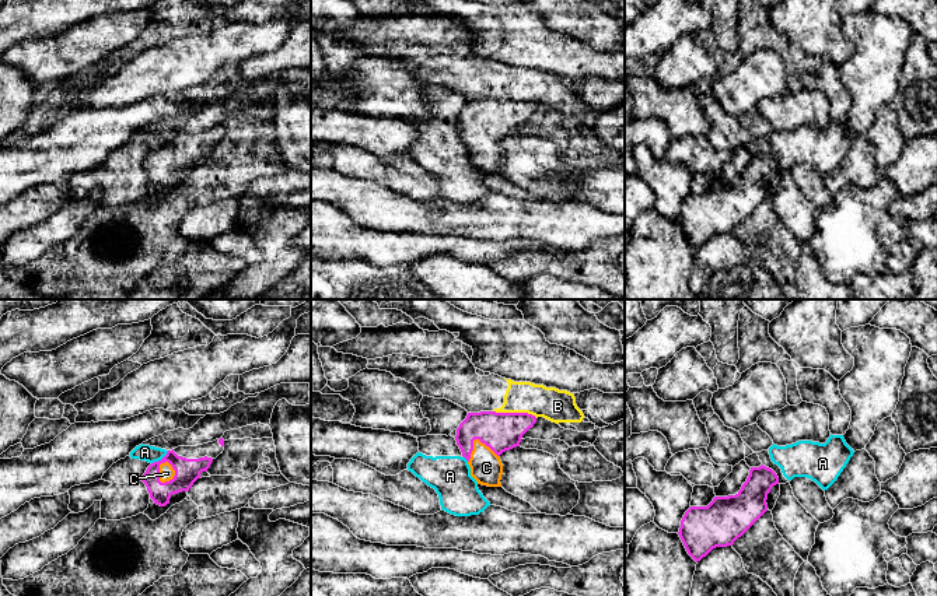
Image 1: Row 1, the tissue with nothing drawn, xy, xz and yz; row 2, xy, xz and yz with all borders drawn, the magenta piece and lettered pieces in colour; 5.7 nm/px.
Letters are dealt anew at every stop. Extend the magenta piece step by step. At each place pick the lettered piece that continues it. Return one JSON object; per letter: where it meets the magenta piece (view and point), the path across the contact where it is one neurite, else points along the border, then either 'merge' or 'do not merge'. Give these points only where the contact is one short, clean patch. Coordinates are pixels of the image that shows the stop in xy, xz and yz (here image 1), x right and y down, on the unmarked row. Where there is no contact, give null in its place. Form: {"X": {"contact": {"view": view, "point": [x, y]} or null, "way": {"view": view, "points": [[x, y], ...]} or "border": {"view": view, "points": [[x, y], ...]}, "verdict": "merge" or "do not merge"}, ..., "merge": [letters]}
{"A": {"contact": {"view": "xy", "point": [161, 146]}, "border": {"view": "xy", "points": [[168, 137], [151, 150]]}, "verdict": "do not merge"}, "B": {"contact": {"view": "xz", "point": [516, 100]}, "border": {"view": "xz", "points": [[493, 97], [527, 98], [537, 104]]}, "verdict": "do not merge"}, "C": {"contact": {"view": "xy", "point": [158, 157]}, "way": {"view": "xy", "points": [[186, 157], [167, 148], [158, 157], [167, 160]]}, "verdict": "merge"}, "merge": ["C"]}

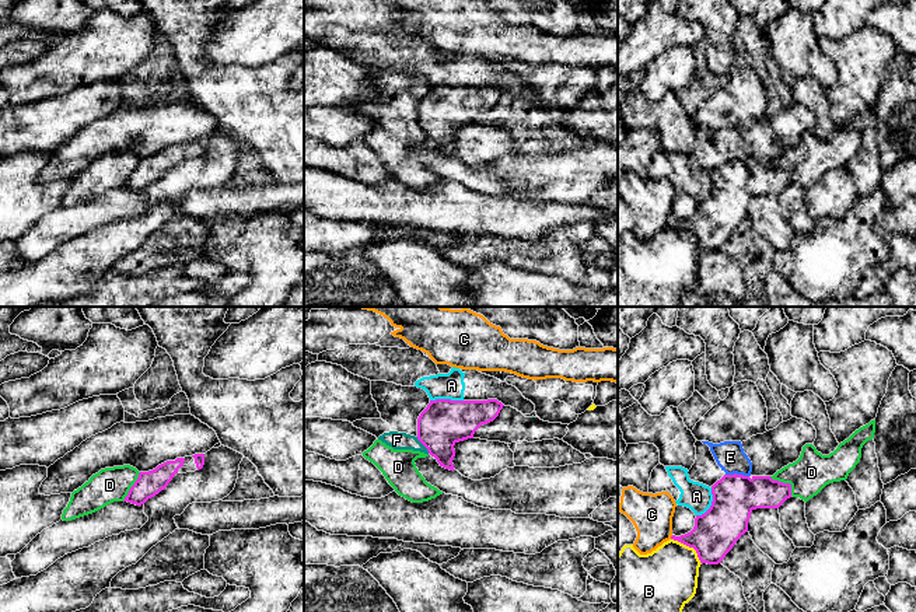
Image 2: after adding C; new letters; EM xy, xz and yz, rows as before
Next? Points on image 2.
{"A": {"contact": {"view": "yz", "point": [712, 191]}, "border": {"view": "yz", "points": [[712, 174], [712, 191], [696, 202]]}, "verdict": "do not merge"}, "B": {"contact": {"view": "yz", "point": [689, 233]}, "verdict": "do not merge"}, "C": {"contact": {"view": "yz", "point": [671, 223]}, "verdict": "do not merge"}, "D": {"contact": {"view": "yz", "point": [785, 170]}, "border": {"view": "yz", "points": [[769, 163], [787, 168], [792, 181]]}, "verdict": "do not merge"}, "E": {"contact": {"view": "yz", "point": [736, 160]}, "border": {"view": "yz", "points": [[726, 160], [748, 163]]}, "verdict": "do not merge"}, "F": {"contact": {"view": "xz", "point": [423, 130]}, "border": {"view": "xz", "points": [[416, 123], [429, 139]]}, "verdict": "do not merge"}, "merge": []}

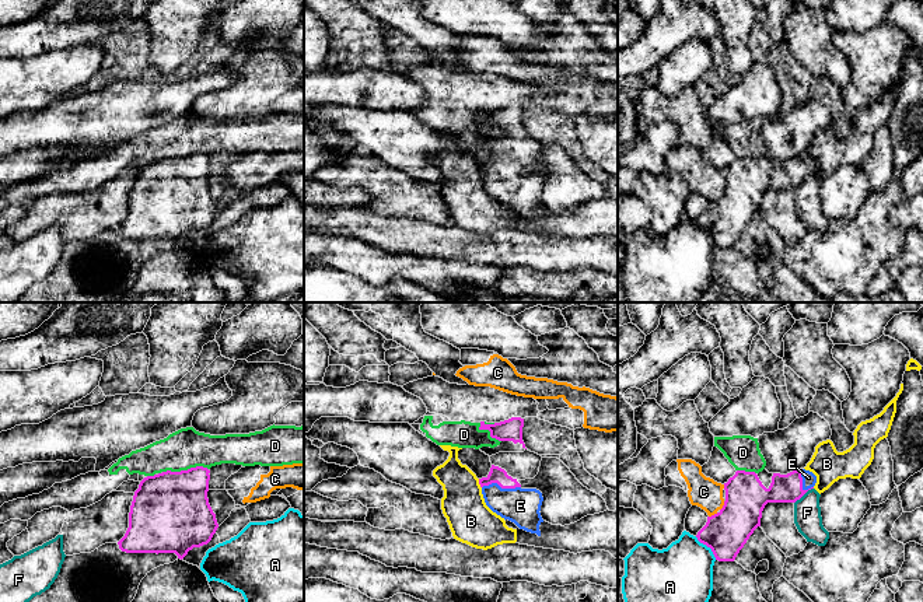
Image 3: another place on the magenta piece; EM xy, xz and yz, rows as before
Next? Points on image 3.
{"A": {"contact": {"view": "yz", "point": [708, 233]}, "verdict": "do not merge"}, "B": {"contact": {"view": "xz", "point": [479, 170]}, "border": {"view": "xz", "points": [[478, 165], [481, 174]]}, "verdict": "do not merge"}, "C": {"contact": {"view": "yz", "point": [723, 192]}, "border": {"view": "yz", "points": [[724, 188], [720, 196]]}, "verdict": "do not merge"}, "D": {"contact": {"view": "xy", "point": [185, 157]}, "border": {"view": "xy", "points": [[207, 154], [191, 153], [163, 158]]}, "verdict": "do not merge"}, "E": {"contact": {"view": "xz", "point": [500, 172]}, "verdict": "merge"}, "F": {"contact": {"view": "yz", "point": [803, 181]}, "border": {"view": "yz", "points": [[813, 174], [794, 189]]}, "verdict": "do not merge"}, "merge": ["E"]}

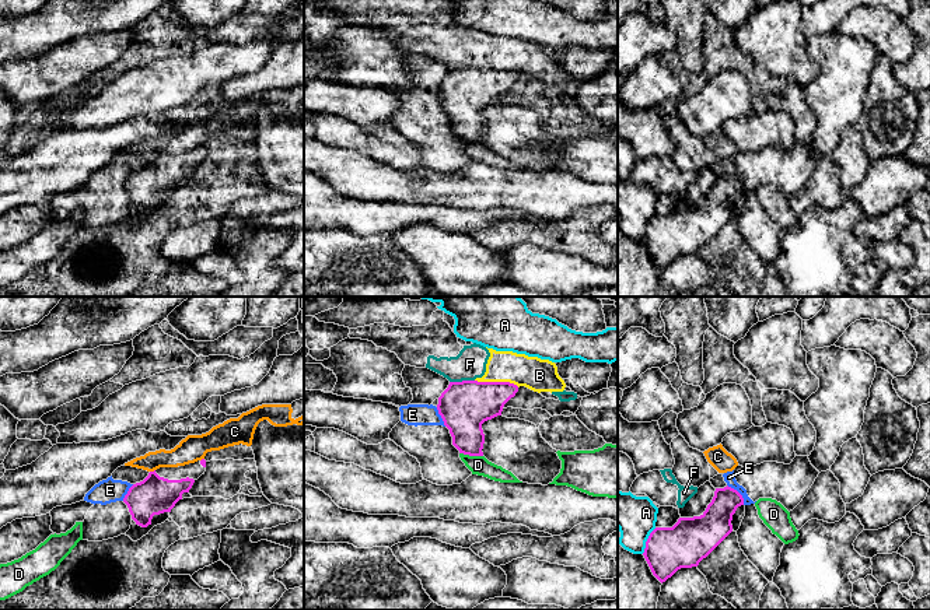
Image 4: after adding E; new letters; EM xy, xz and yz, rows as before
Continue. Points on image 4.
{"A": {"contact": {"view": "yz", "point": [647, 227]}, "verdict": "do not merge"}, "B": {"contact": {"view": "xz", "point": [497, 69]}, "border": {"view": "xz", "points": [[475, 66], [509, 67], [518, 73]]}, "verdict": "do not merge"}, "C": {"contact": {"view": "xy", "point": [151, 158]}, "border": {"view": "xy", "points": [[154, 155], [150, 158]]}, "verdict": "do not merge"}, "D": {"contact": {"view": "xz", "point": [471, 142]}, "border": {"view": "xz", "points": [[460, 139], [482, 143]]}, "verdict": "do not merge"}, "E": {"contact": {"view": "yz", "point": [738, 179]}, "border": {"view": "yz", "points": [[727, 171], [741, 182], [744, 190]]}, "verdict": "do not merge"}, "F": {"contact": {"view": "xz", "point": [462, 67]}, "border": {"view": "xz", "points": [[474, 66], [450, 69]]}, "verdict": "do not merge"}, "merge": []}

